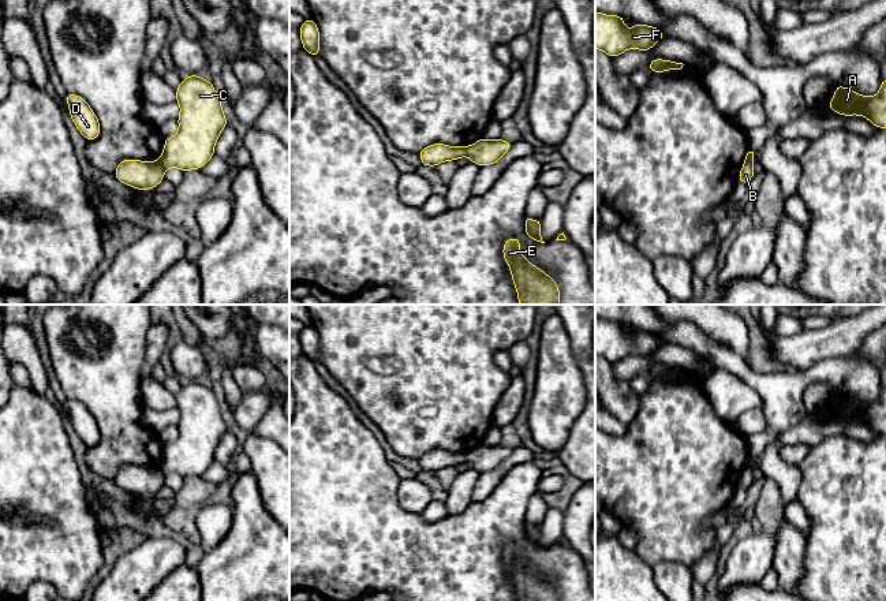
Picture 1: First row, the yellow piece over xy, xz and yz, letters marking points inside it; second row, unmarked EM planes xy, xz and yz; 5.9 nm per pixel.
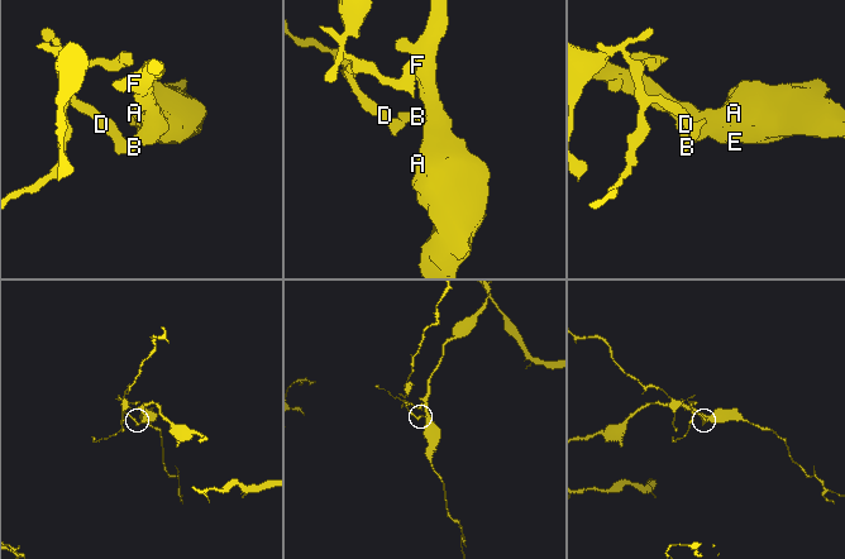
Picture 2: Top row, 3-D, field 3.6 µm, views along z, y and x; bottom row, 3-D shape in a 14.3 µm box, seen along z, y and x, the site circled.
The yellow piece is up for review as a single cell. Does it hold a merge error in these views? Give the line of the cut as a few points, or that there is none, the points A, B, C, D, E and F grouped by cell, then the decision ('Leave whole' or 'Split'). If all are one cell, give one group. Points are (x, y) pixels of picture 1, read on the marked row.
Split along xy (157, 161), (164, 170). Groups: A C E F / B D. Split

